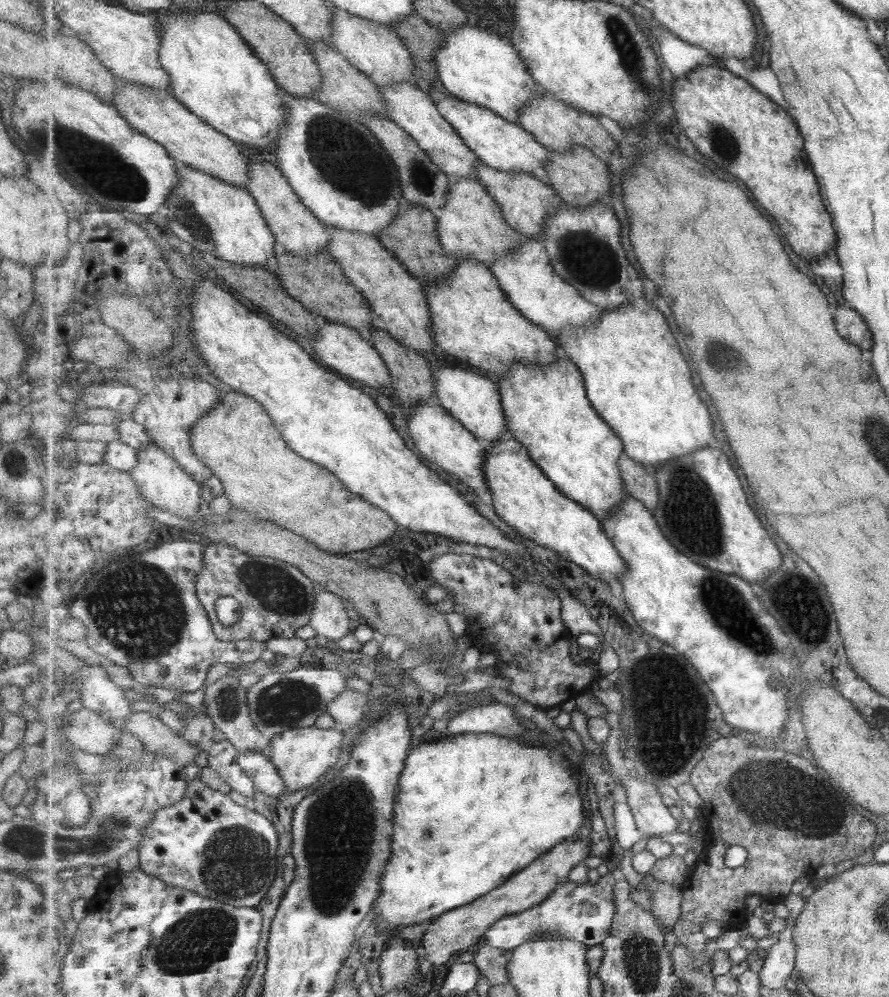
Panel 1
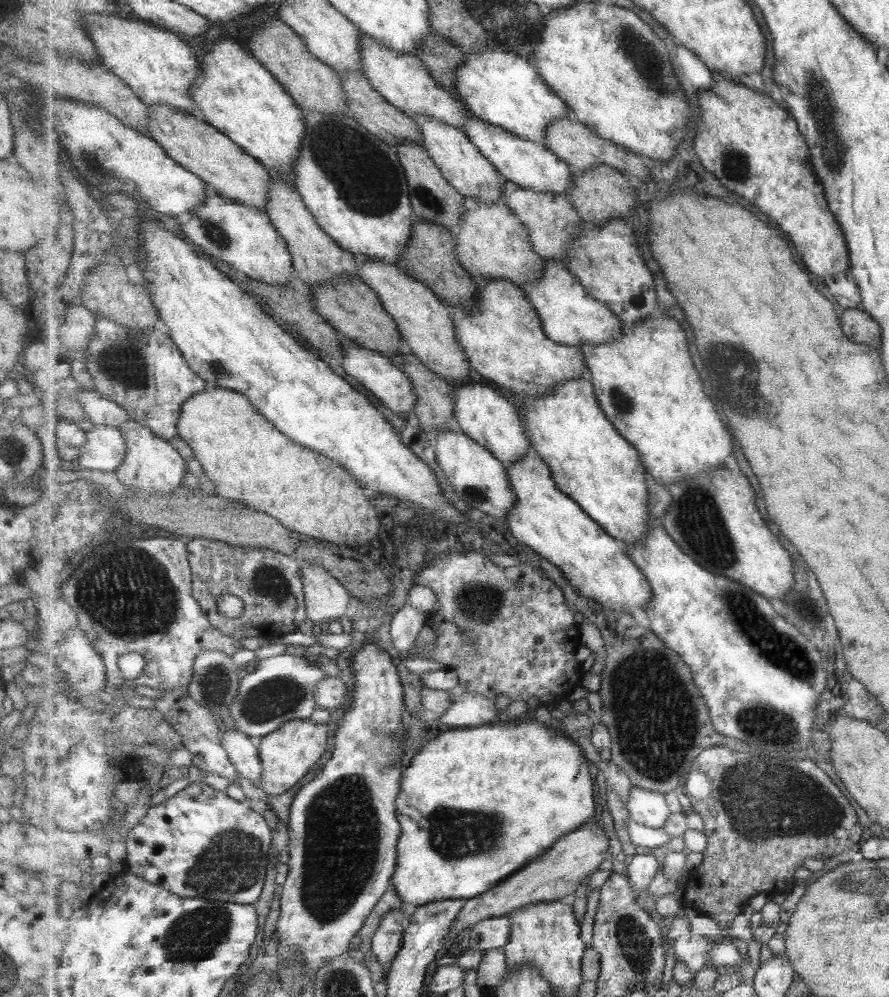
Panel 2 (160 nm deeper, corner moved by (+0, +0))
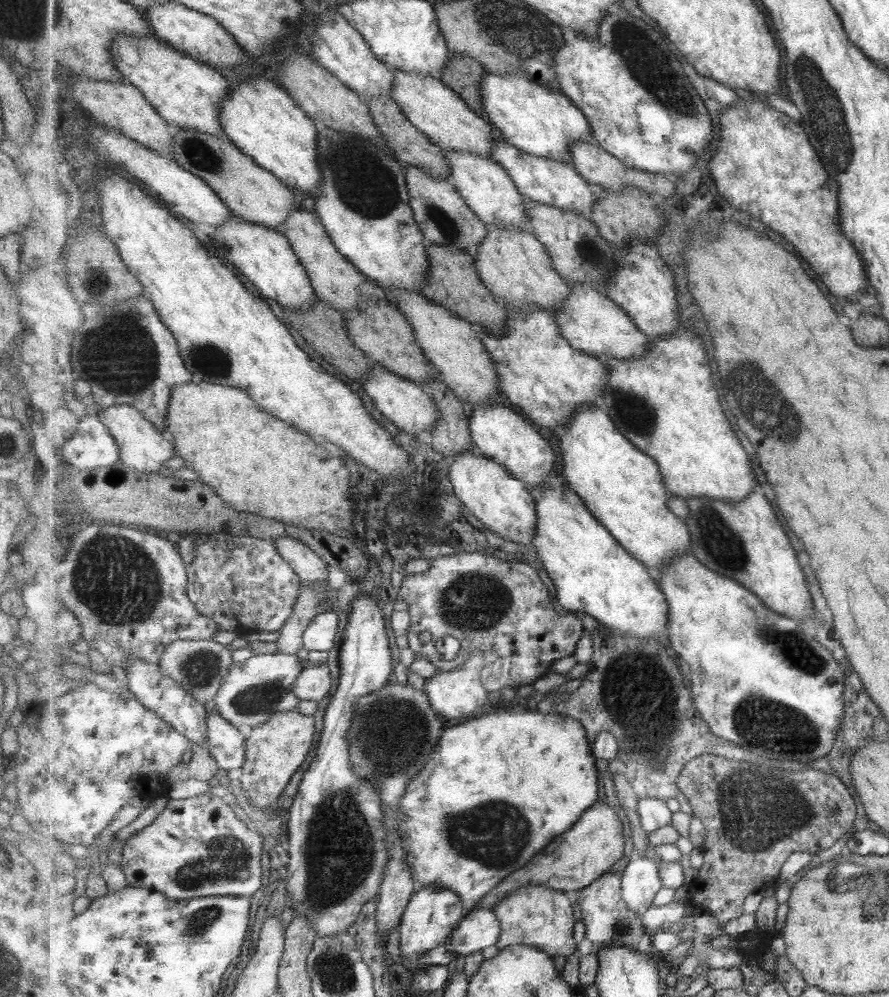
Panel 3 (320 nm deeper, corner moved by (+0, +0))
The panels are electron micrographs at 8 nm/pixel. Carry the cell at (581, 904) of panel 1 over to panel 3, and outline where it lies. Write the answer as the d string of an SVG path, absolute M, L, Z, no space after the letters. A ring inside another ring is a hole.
M479 908L465 916L452 932L449 947L455 954L464 957L496 945L501 933L501 923L494 910Z

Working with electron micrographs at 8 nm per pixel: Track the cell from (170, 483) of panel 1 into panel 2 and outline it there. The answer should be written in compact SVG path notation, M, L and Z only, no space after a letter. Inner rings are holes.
M129 420L129 424L121 426L127 443L127 454L123 464L115 471L118 480L127 488L137 488L147 494L173 494L183 488L183 476L187 472L187 462L183 455L164 438L157 436L143 423Z

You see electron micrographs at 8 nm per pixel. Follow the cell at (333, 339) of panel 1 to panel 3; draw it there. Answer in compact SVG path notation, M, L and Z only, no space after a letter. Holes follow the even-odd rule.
M381 364L373 366L371 375L363 379L363 384L378 410L405 433L413 434L415 437L426 432L431 434L433 425L437 425L441 419L439 407L427 387L403 379L403 377L383 368Z

